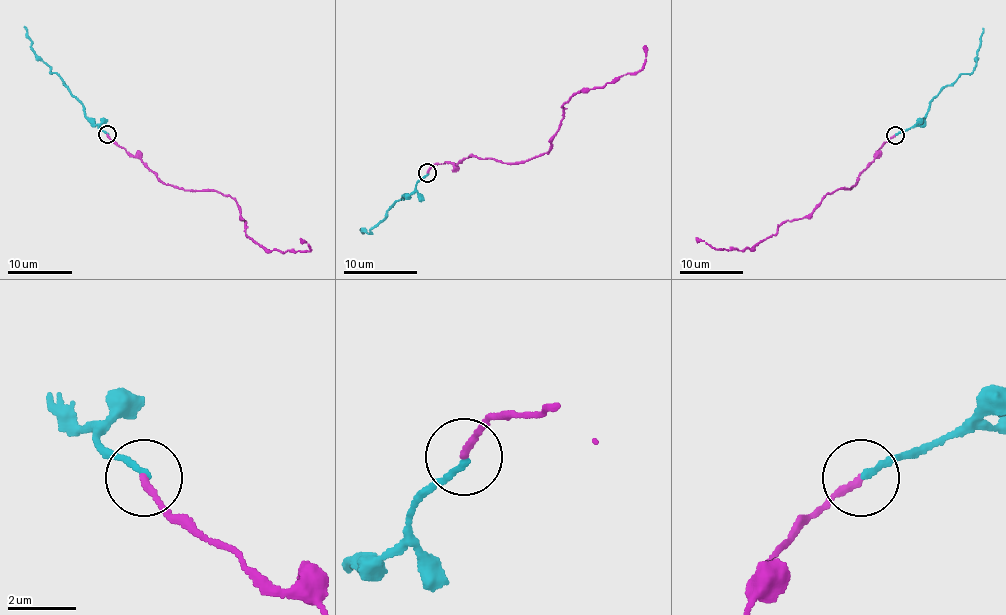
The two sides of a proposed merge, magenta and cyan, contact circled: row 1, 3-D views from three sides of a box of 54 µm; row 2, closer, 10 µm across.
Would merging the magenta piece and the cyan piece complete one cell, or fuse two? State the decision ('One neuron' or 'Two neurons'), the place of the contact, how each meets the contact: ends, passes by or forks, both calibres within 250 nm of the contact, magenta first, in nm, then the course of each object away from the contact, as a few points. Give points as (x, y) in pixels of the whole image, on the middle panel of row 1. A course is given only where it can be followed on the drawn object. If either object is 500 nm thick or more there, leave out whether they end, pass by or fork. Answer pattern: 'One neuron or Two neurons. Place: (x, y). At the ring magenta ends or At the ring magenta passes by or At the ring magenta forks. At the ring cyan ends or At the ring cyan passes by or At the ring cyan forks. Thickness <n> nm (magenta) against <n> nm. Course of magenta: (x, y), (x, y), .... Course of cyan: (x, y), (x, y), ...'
One neuron. Place: (427, 172). At the ring magenta ends. At the ring cyan ends. Thickness 200 nm (magenta) against 180 nm. Course of magenta: (428, 172), (470, 155), (523, 163), (545, 153), (573, 94), (636, 73), (645, 46). Course of cyan: (428, 174), (408, 195), (392, 203), (370, 232), (362, 229), (362, 232)

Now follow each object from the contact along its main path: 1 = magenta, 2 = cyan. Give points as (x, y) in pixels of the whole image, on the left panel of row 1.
1: (107, 134), (166, 184), (232, 196), (245, 232), (268, 250), (307, 251), (309, 246), (300, 238)
2: (108, 134), (93, 124), (57, 73), (50, 70), (32, 48), (24, 26)

